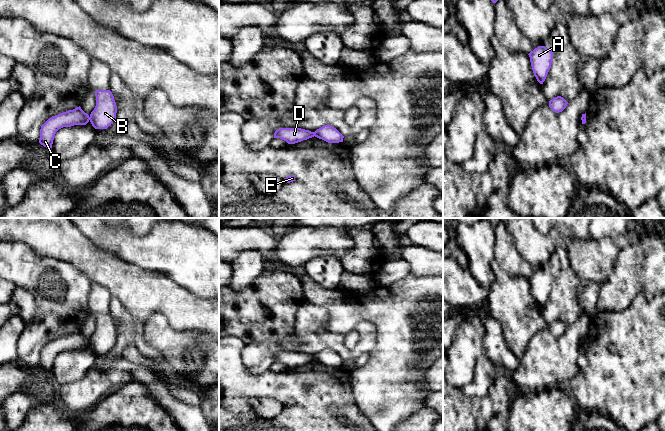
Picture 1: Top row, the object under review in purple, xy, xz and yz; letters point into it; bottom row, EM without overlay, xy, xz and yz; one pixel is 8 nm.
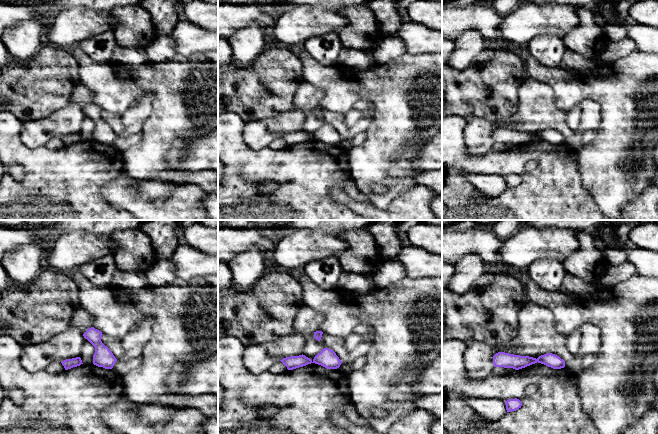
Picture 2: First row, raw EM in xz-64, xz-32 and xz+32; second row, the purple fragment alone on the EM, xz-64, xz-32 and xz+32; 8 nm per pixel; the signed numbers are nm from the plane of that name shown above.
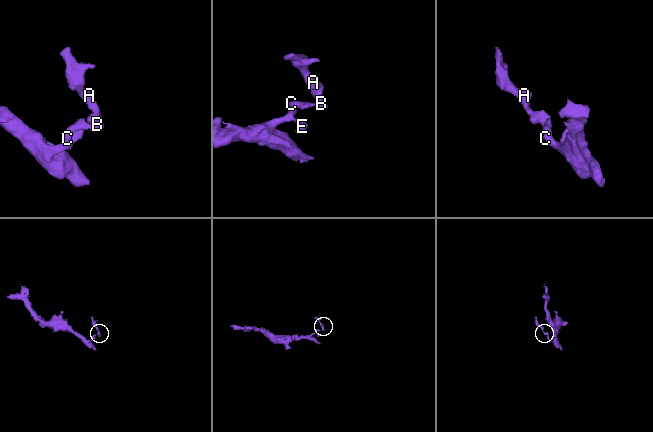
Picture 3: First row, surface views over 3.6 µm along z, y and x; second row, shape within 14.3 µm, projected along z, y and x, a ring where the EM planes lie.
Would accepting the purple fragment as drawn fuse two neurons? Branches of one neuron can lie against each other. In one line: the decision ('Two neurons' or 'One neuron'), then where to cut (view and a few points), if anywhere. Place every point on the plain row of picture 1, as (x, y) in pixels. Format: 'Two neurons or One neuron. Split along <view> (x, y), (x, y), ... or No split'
Two neurons. Split along xz (313, 356), (314, 359)

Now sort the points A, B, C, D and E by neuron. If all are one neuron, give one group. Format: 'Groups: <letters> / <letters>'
Groups: A B / C D E

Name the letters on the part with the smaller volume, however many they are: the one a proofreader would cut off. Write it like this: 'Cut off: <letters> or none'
Cut off: A, B

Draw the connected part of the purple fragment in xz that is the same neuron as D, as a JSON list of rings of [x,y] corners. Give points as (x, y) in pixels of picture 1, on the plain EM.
[[[280,352],[274,357],[274,362],[280,362],[288,368],[295,368],[314,361],[314,356],[301,352]]]

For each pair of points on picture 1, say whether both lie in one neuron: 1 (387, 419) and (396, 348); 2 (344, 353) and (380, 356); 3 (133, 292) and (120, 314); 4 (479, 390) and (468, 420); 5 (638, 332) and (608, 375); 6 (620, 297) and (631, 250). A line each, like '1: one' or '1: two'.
1: one
2: two
3: two
4: two
5: one
6: one

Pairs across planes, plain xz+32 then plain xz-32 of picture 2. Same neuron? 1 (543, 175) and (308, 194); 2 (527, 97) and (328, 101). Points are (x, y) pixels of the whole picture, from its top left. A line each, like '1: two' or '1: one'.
1: one
2: two

